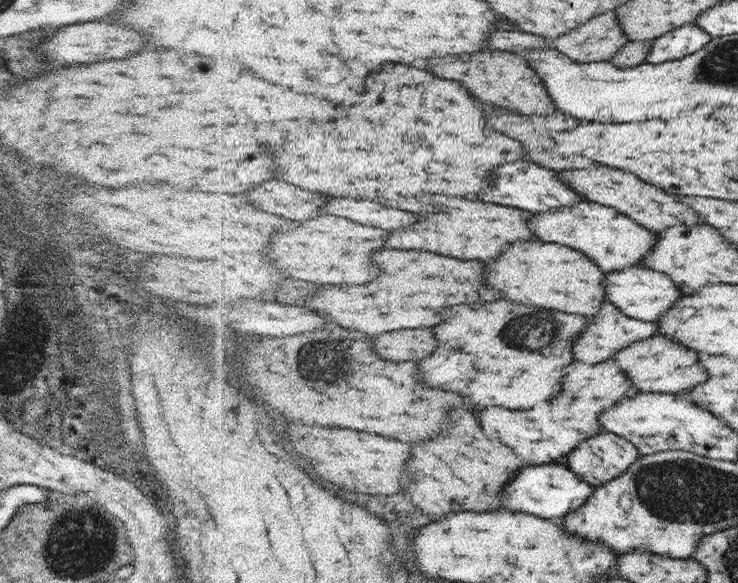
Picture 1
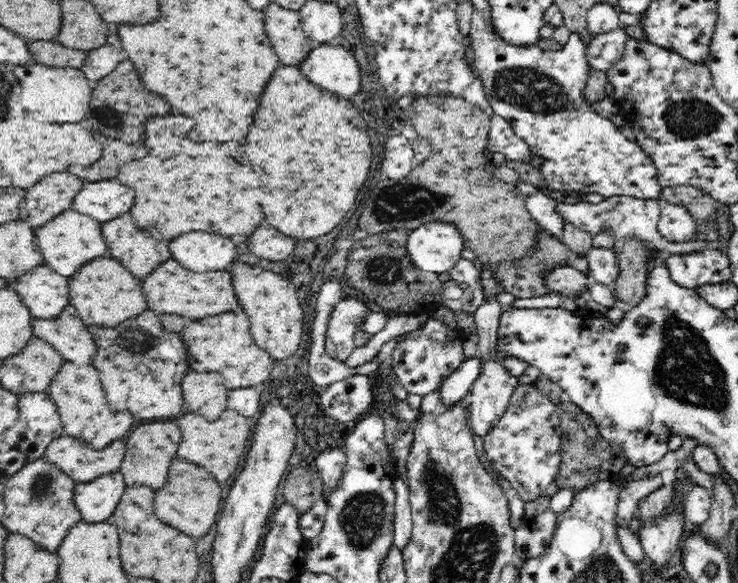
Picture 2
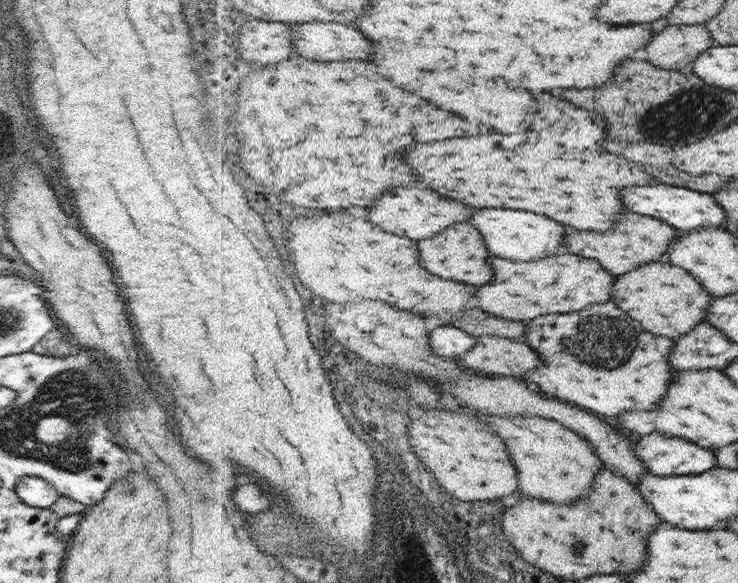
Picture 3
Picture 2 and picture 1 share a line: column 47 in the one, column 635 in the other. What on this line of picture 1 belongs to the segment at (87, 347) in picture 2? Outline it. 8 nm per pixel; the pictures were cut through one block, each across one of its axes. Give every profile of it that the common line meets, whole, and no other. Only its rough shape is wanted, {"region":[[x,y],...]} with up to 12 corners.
{"region":[[602,303],[572,344],[576,361],[610,361],[655,322],[630,318]]}

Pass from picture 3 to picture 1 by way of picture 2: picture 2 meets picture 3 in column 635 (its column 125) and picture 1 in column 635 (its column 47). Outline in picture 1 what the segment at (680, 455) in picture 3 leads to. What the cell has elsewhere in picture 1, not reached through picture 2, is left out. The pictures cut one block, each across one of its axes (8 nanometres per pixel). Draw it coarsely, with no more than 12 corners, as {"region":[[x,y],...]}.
{"region":[[616,434],[587,438],[568,468],[594,488],[640,458]]}

